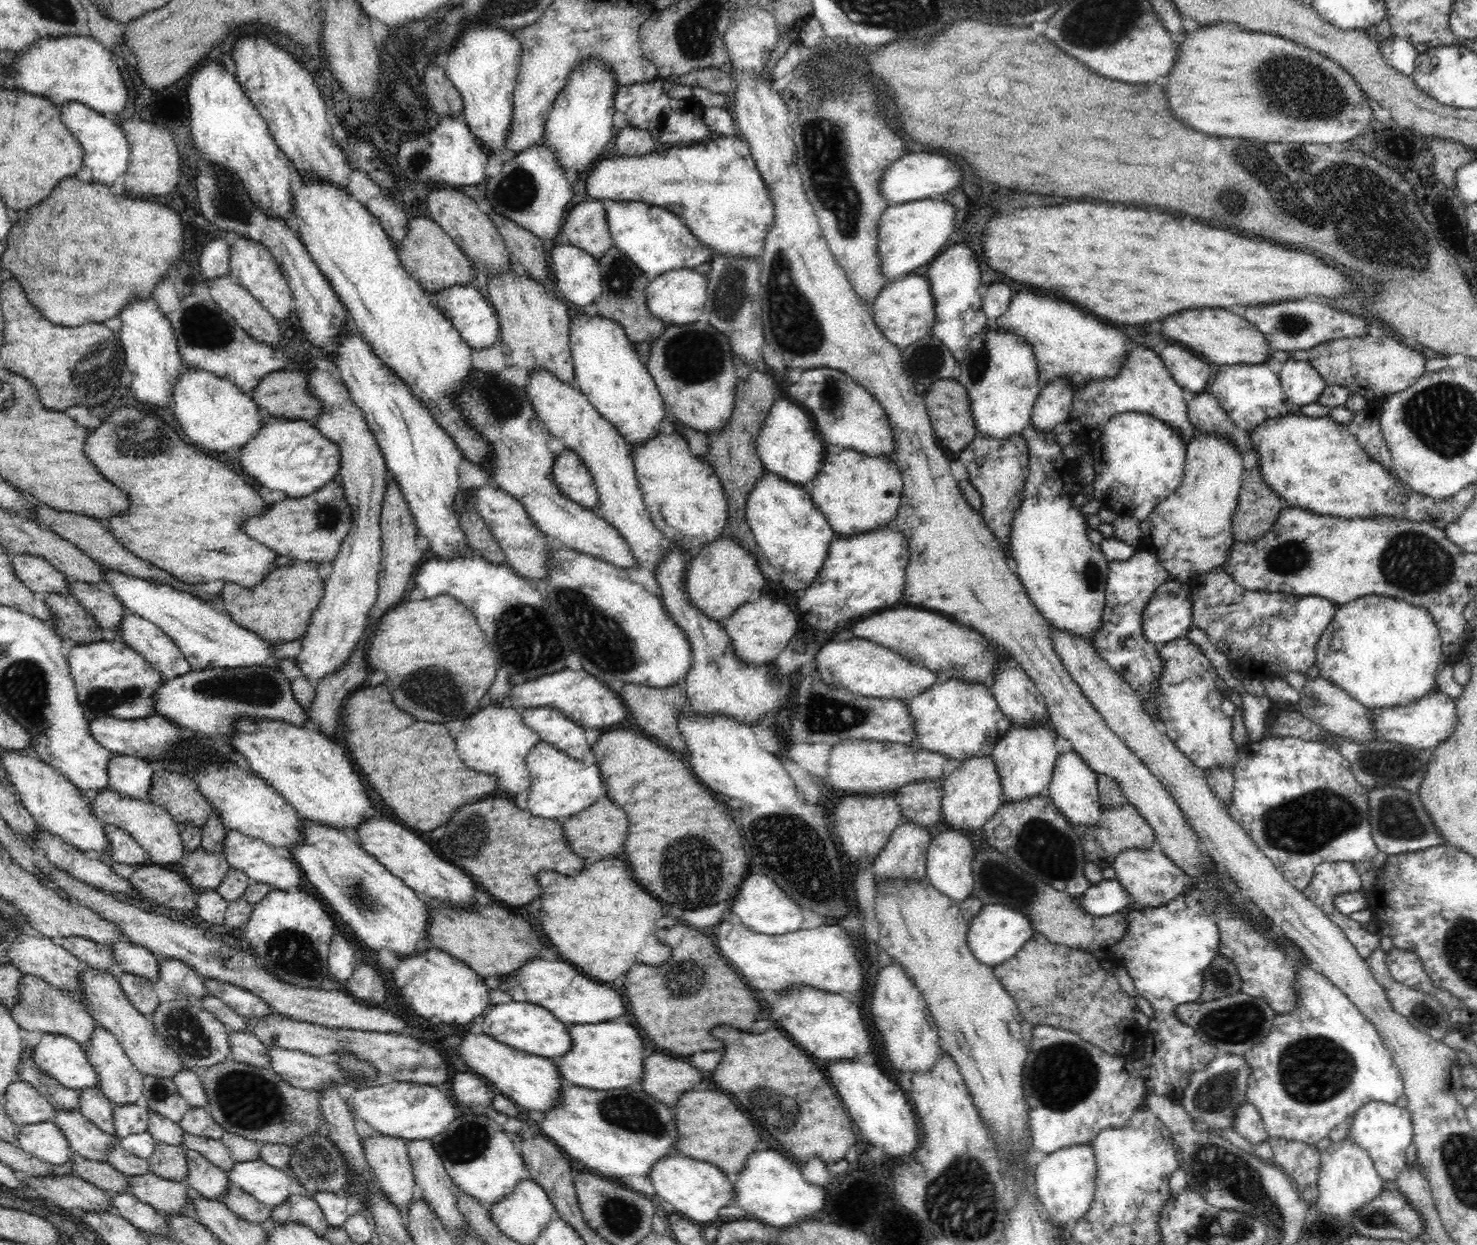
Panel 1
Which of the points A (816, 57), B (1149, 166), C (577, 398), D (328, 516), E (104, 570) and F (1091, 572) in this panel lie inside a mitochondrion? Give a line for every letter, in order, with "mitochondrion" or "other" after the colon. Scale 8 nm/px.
A: other
B: other
C: other
D: mitochondrion
E: other
F: mitochondrion

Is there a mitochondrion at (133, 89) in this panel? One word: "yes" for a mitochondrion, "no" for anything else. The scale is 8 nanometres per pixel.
no

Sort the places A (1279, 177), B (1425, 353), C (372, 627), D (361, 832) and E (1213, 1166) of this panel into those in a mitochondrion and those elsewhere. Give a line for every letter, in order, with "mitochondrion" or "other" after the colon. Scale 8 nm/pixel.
A: mitochondrion
B: other
C: other
D: other
E: mitochondrion

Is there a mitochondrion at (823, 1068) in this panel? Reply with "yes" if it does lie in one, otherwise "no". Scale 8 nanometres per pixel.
no

